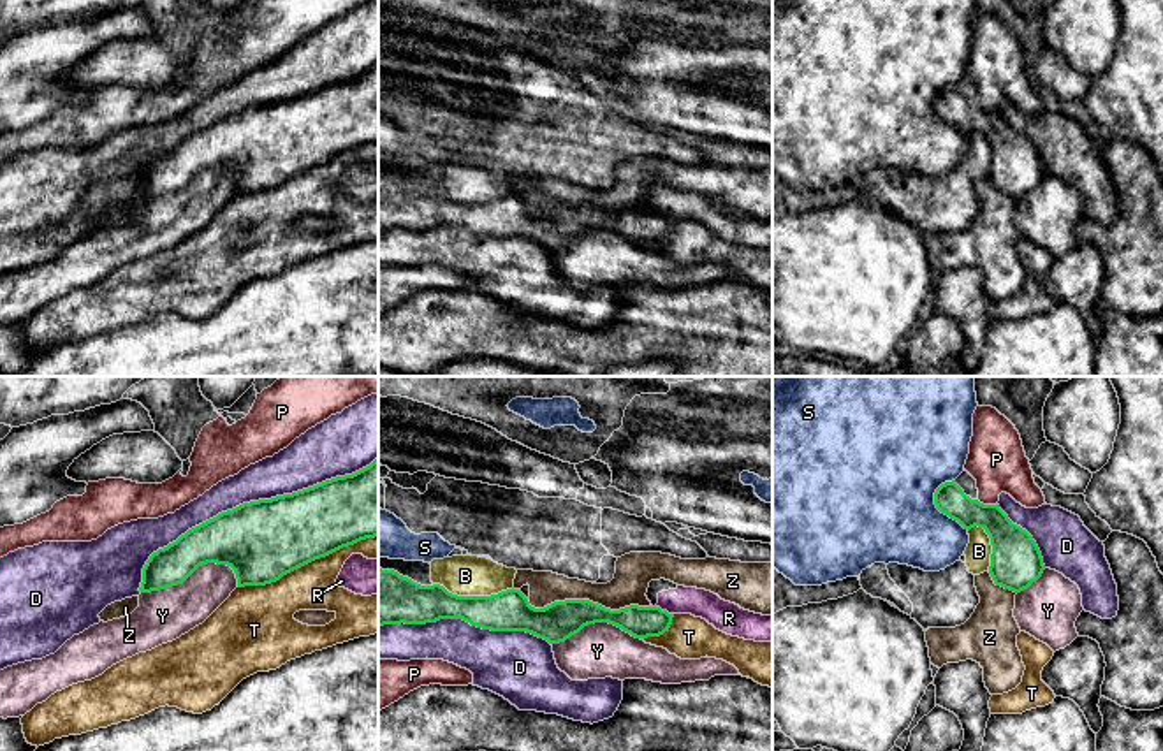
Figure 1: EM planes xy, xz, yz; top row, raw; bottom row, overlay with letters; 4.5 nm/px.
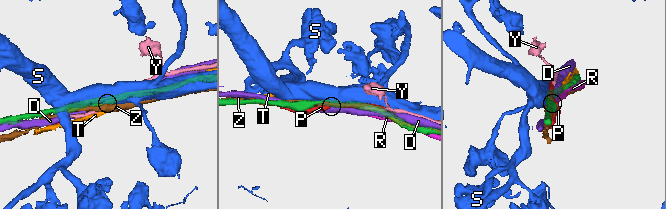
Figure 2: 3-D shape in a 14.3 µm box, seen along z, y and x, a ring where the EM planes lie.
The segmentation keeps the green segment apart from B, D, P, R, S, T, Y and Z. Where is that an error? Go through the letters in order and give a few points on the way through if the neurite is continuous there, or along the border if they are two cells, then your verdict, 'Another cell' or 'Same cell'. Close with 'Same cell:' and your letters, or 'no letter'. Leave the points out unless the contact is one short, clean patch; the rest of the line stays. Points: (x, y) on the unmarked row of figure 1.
B: Another cell
D: Another cell
P: Another cell
R: Another cell
S: Another cell
T: Another cell
Y: Another cell
Z: Another cell
Same cell: no letter

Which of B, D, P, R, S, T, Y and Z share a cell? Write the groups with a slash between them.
B R / D / P / S / T / Y / Z

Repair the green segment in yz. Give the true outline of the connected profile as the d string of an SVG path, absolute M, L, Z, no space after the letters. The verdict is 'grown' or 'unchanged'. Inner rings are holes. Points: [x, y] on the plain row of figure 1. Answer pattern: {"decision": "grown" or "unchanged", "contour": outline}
{"decision": "unchanged", "contour": "M955 86L936 95L934 111L968 137L975 132L985 135L992 151L989 179L996 192L1020 199L1042 183L1045 171L1036 148L999 111L971 106Z"}

